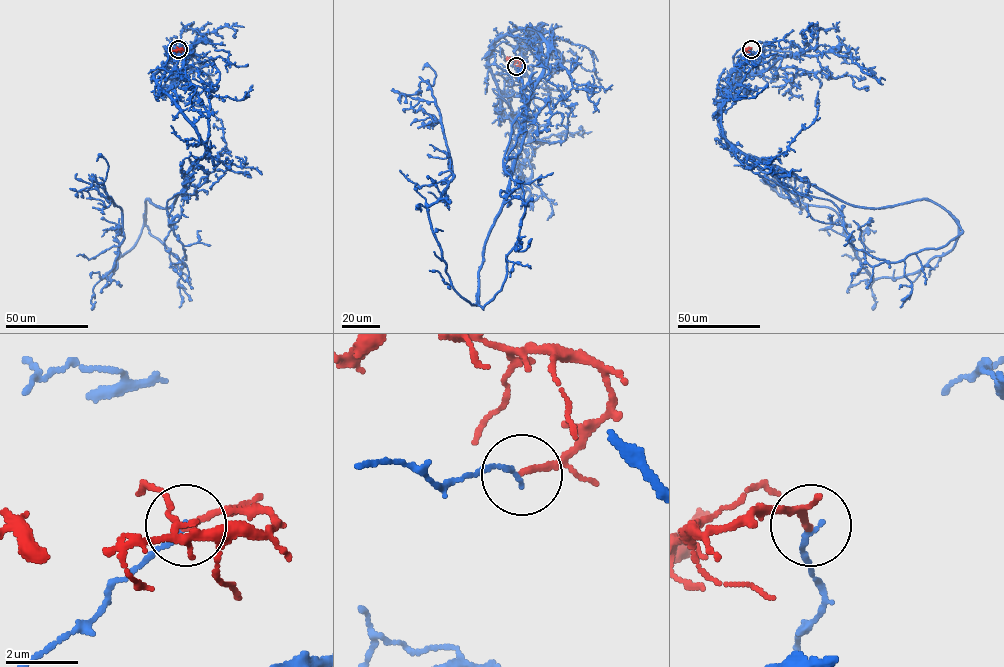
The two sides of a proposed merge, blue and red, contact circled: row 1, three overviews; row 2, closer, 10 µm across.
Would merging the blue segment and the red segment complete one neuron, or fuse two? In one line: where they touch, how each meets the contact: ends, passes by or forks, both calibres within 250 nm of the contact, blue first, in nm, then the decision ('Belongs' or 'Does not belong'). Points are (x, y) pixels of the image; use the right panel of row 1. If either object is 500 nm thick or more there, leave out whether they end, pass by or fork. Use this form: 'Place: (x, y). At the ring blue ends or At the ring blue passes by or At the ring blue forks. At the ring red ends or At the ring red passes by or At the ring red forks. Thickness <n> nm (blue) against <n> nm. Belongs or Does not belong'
Place: (751, 49). At the ring blue ends. At the ring red ends. Thickness 120 nm (blue) against 170 nm. Does not belong

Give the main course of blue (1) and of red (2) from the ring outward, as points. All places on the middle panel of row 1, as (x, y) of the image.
1: (516, 66), (490, 49), (533, 29), (476, 304), (429, 218), (454, 177), (432, 88), (400, 103)
2: (516, 66), (521, 61), (510, 57), (507, 60), (507, 56)

